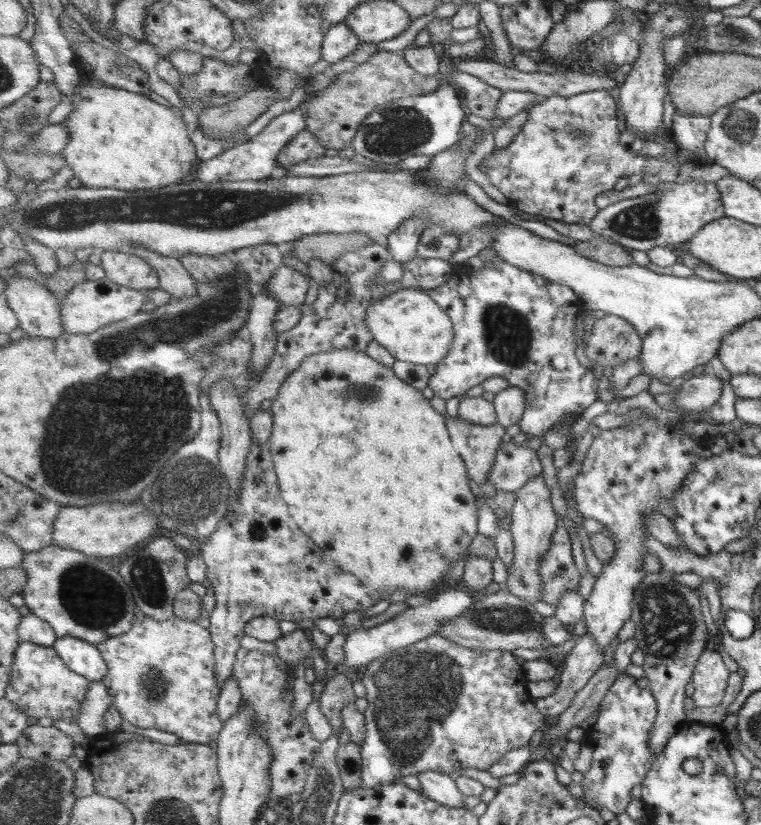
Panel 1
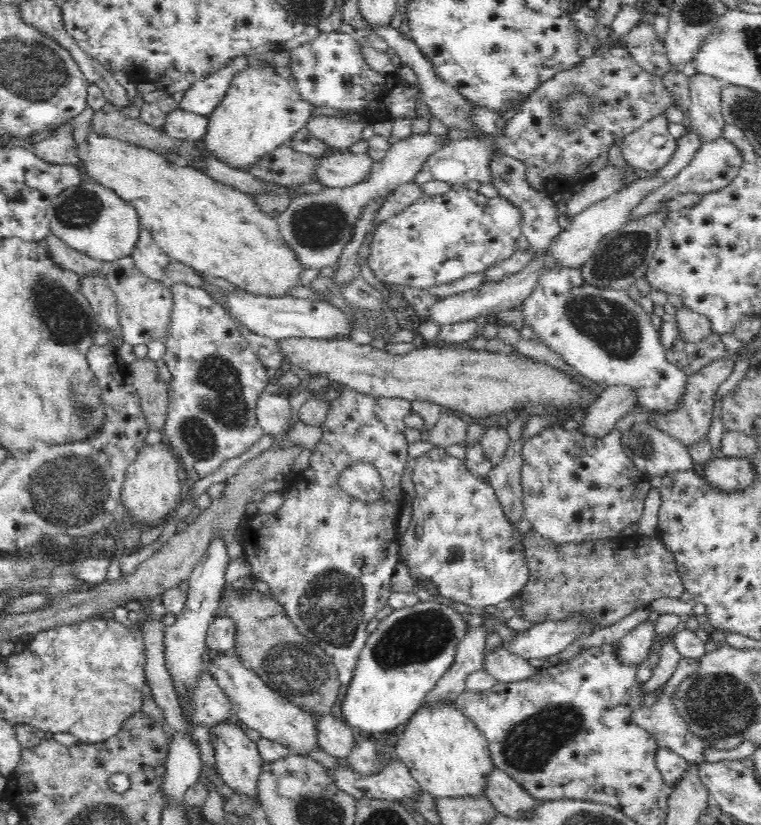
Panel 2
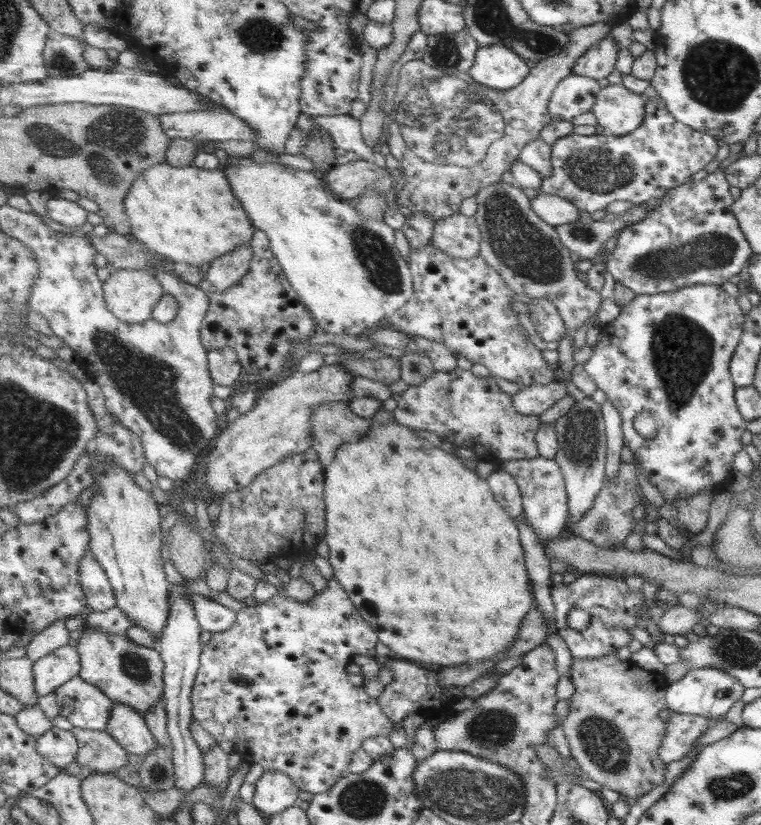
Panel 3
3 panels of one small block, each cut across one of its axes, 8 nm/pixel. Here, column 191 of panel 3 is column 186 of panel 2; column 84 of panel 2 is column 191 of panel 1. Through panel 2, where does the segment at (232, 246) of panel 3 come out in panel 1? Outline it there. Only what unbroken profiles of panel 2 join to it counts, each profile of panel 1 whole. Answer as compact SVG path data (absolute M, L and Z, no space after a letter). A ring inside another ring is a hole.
M82 77L78 92L69 96L74 104L71 117L61 124L70 130L70 141L63 158L85 187L119 190L153 190L183 182L200 162L195 143L183 118L171 108L146 95L107 86L97 78Z

